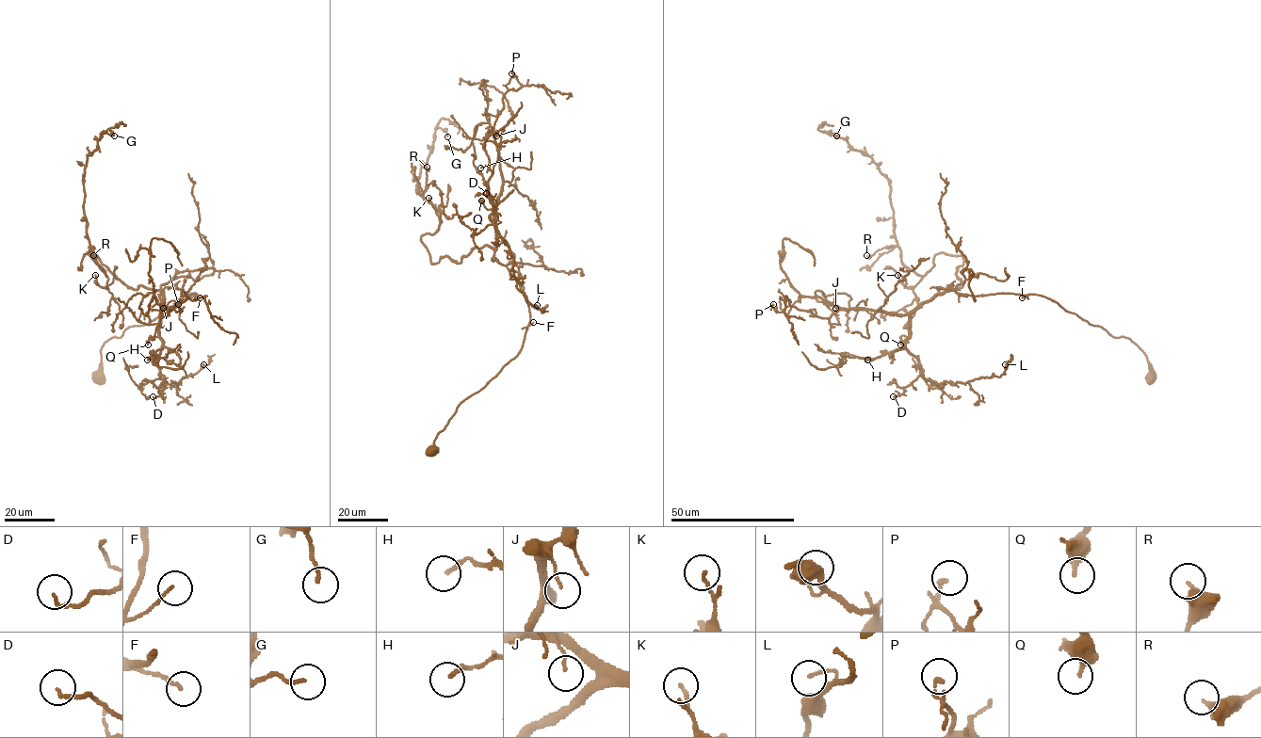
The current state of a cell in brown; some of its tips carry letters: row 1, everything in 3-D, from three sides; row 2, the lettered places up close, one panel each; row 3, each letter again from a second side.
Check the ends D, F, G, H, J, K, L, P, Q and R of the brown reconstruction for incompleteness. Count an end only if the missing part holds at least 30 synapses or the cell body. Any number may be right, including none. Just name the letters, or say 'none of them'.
none of them

